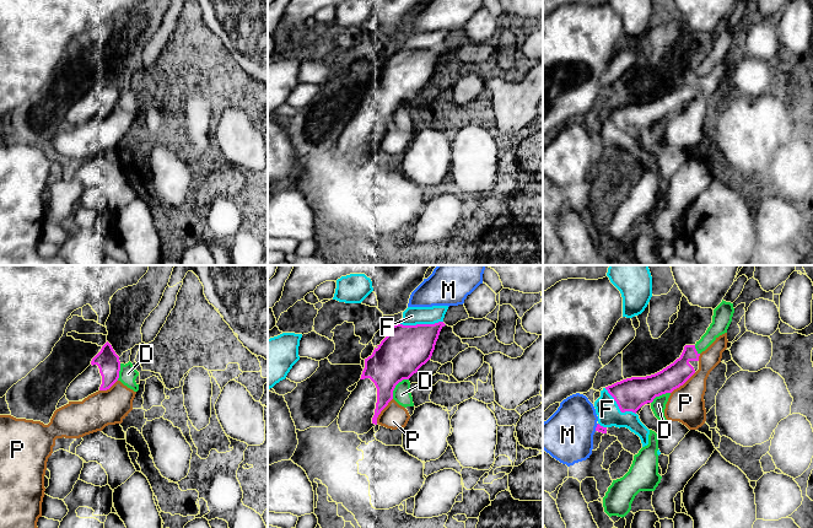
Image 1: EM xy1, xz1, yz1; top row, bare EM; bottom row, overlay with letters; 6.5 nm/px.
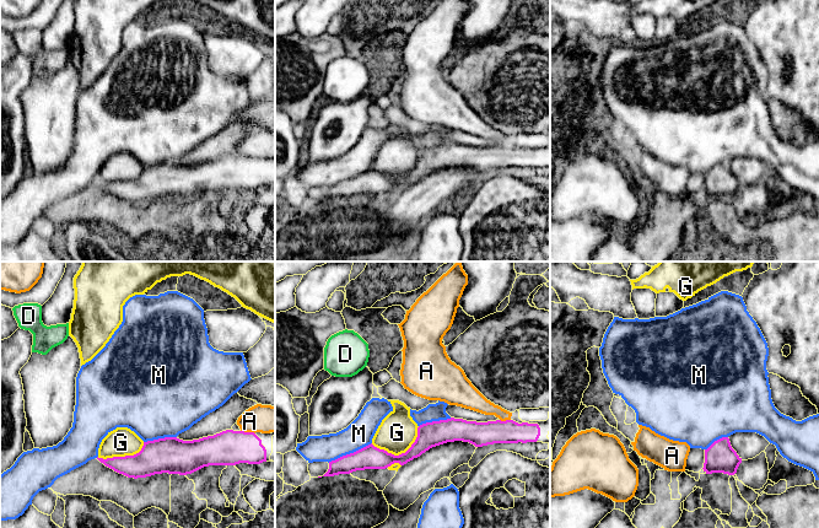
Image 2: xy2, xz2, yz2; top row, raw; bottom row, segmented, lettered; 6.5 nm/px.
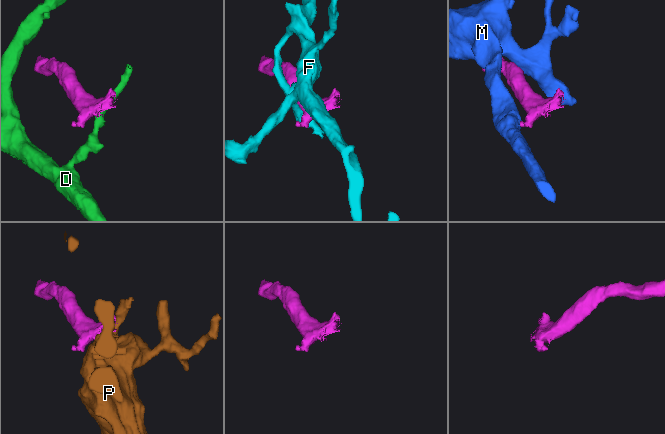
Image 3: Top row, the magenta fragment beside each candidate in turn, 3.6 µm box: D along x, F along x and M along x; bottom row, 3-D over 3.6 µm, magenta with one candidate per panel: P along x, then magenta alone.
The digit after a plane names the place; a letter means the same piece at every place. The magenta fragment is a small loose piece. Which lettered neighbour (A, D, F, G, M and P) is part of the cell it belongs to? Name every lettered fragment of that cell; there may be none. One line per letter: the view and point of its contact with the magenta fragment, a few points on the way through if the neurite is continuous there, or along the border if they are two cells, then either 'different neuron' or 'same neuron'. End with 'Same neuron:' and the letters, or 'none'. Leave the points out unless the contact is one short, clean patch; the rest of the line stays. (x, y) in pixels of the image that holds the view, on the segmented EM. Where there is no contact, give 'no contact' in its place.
A: xy2 (248, 432) | along xy2 (241, 430), (254, 434) | different neuron
D: xz1 (396, 384) | along xz1 (408, 378), (404, 378), (396, 386), (392, 398) | different neuron
F: xz1 (419, 324) | different neuron
G: xz2 (402, 453) | different neuron
M: xz2 (350, 453) | different neuron
P: xz1 (382, 409) | different neuron
Same neuron: none

